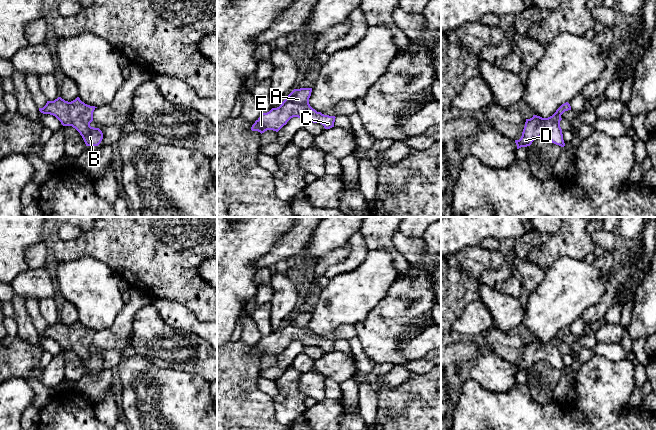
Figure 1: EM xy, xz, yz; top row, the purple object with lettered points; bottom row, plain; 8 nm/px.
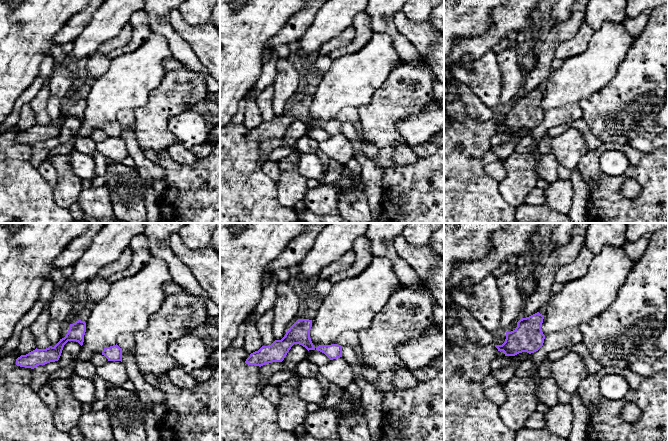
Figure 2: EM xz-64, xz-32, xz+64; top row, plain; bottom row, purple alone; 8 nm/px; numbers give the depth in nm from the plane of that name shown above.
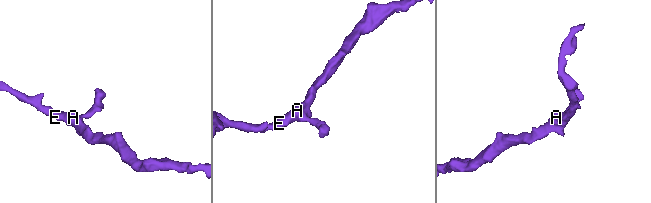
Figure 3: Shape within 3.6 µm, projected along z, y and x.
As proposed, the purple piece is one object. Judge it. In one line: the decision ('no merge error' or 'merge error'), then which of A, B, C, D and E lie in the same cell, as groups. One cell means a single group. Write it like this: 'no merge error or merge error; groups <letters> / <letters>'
no merge error; groups A B C D E

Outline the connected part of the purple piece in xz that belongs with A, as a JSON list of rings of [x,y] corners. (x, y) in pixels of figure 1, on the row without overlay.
[[[312,312],[294,313],[279,331],[262,337],[251,354],[261,358],[267,354],[278,356],[293,341],[300,342],[304,347],[320,347],[325,353],[334,351],[335,340],[324,339],[310,330],[311,316]]]

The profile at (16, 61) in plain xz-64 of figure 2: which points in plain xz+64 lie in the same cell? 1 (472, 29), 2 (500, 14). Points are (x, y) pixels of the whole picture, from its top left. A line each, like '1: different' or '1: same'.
1: same
2: different

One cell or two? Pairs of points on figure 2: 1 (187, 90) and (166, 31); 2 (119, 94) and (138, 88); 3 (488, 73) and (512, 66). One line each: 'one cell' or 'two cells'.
1: two cells
2: one cell
3: two cells

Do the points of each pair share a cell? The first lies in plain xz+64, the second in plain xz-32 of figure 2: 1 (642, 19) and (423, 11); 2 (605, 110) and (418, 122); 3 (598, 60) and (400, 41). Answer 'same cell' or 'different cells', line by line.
1: different cells
2: different cells
3: different cells

